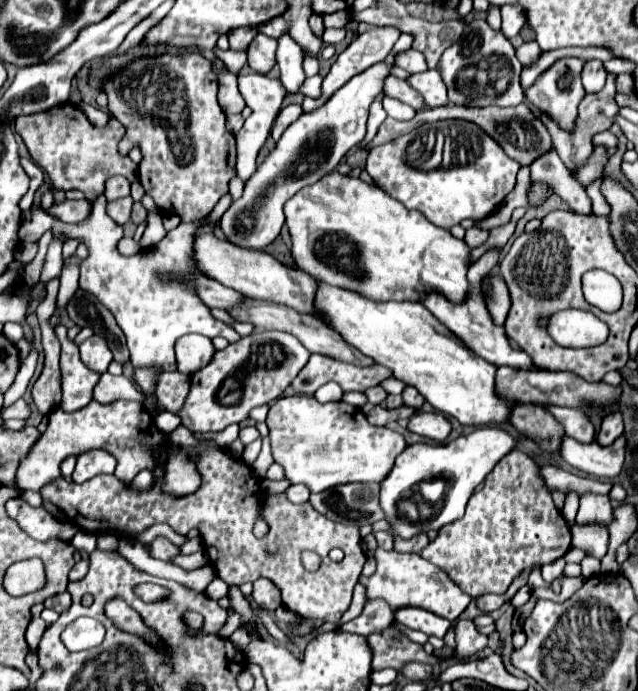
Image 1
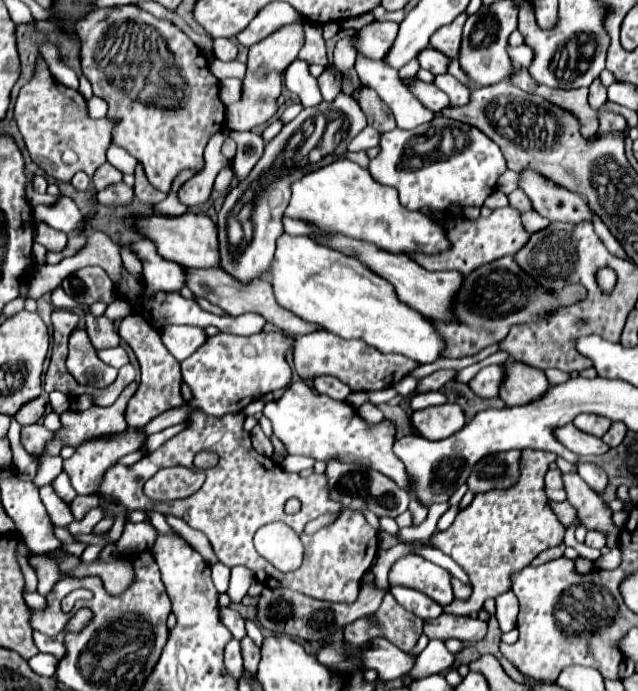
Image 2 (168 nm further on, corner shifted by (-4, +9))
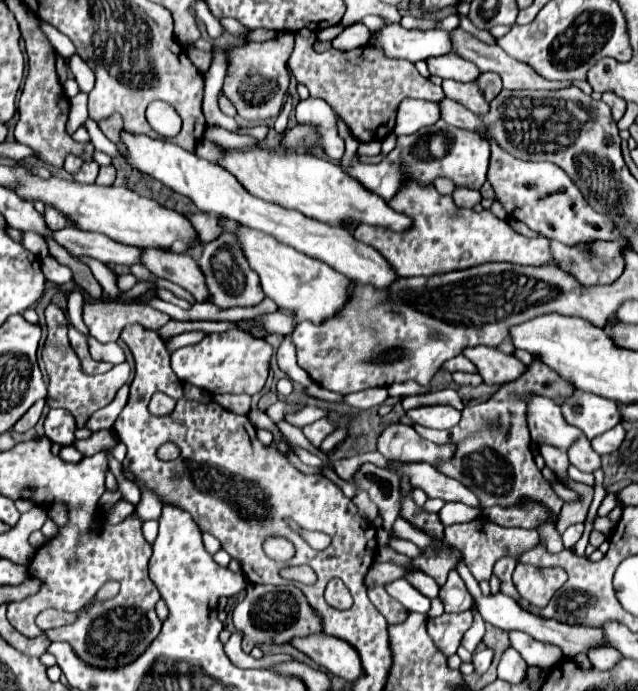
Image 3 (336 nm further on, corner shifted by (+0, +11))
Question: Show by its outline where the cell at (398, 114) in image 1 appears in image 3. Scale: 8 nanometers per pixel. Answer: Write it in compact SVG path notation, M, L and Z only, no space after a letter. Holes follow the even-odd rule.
M403 100L397 112L397 124L393 134L409 136L415 134L419 128L431 126L441 118L439 104L427 100Z

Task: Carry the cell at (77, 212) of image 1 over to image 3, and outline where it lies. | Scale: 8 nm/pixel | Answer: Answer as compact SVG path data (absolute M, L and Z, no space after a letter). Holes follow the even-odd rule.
M47 208L47 210L45 210L45 220L47 220L47 226L49 226L51 230L61 230L61 228L67 226L65 216L63 216L61 212L53 210L53 208Z

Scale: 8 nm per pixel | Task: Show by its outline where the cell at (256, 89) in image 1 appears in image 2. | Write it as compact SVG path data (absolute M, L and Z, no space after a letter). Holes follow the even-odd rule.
M211 60L211 70L213 74L223 80L223 78L237 78L237 80L243 80L245 78L245 70L247 66L243 62L221 62L221 60Z

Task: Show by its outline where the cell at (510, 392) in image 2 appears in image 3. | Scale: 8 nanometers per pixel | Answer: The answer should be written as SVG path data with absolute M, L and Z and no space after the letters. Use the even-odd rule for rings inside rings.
M475 346L465 348L463 356L467 356L483 376L483 382L489 386L501 386L519 378L527 366L523 366L515 356L507 356L491 346Z

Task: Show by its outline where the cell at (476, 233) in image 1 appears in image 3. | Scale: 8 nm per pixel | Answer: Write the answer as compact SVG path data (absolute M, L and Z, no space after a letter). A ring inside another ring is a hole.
M455 188L453 190L453 200L459 208L473 208L475 204L481 202L481 194L479 190L469 190L469 188Z

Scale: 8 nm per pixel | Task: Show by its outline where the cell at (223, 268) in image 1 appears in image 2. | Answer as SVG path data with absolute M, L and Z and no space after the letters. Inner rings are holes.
M151 214L139 220L139 230L157 244L157 252L187 268L219 268L219 238L217 226L205 214L181 214L181 216L161 216Z

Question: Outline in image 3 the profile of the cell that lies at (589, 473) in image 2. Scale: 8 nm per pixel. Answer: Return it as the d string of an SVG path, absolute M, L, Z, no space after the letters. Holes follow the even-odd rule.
M585 436L575 440L575 444L571 444L571 448L567 452L569 452L569 464L577 466L581 472L593 472L593 470L601 468L601 458L591 448L591 444Z

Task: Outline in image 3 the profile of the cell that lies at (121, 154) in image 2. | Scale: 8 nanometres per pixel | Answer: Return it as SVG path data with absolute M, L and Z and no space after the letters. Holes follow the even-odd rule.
M87 120L87 122L83 122L83 128L87 128L87 132L89 132L89 136L91 136L91 142L93 142L93 146L97 148L97 150L101 150L101 152L107 152L109 156L117 156L119 152L117 152L117 146L97 128L97 124L93 122L93 120Z

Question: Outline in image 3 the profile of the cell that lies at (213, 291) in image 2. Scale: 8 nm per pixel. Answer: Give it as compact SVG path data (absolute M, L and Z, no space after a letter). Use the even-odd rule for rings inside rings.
M141 248L139 264L145 266L151 274L189 290L197 302L207 302L207 286L203 282L203 272L193 256L163 248Z

